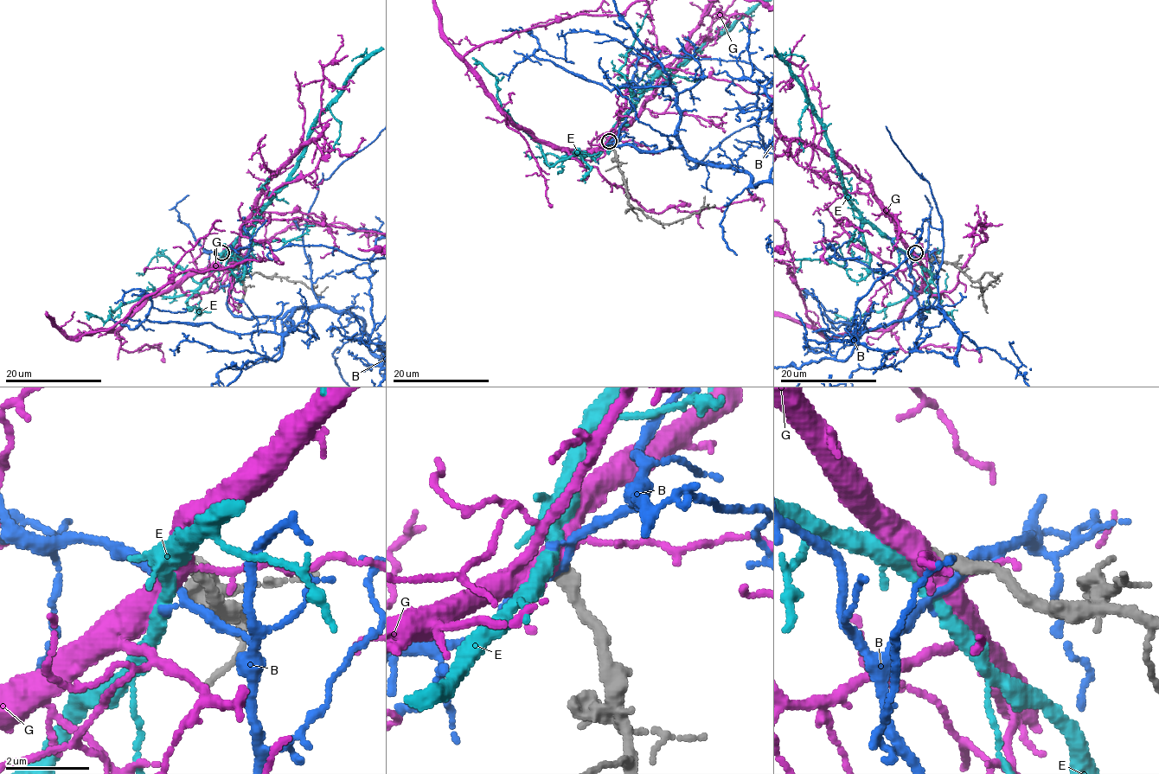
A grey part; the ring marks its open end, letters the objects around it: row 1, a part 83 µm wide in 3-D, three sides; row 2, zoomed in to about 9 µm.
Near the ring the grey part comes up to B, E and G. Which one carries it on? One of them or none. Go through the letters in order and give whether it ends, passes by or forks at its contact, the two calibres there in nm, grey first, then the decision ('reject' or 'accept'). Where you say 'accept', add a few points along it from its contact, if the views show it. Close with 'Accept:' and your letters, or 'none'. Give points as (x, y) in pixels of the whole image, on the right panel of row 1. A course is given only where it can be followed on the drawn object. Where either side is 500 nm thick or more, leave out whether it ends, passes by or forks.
B: it forks | 400/180 nm | reject
E: it forks | 320/320 nm | accept
G: it forks | 360/420 nm | reject
Accept: E

